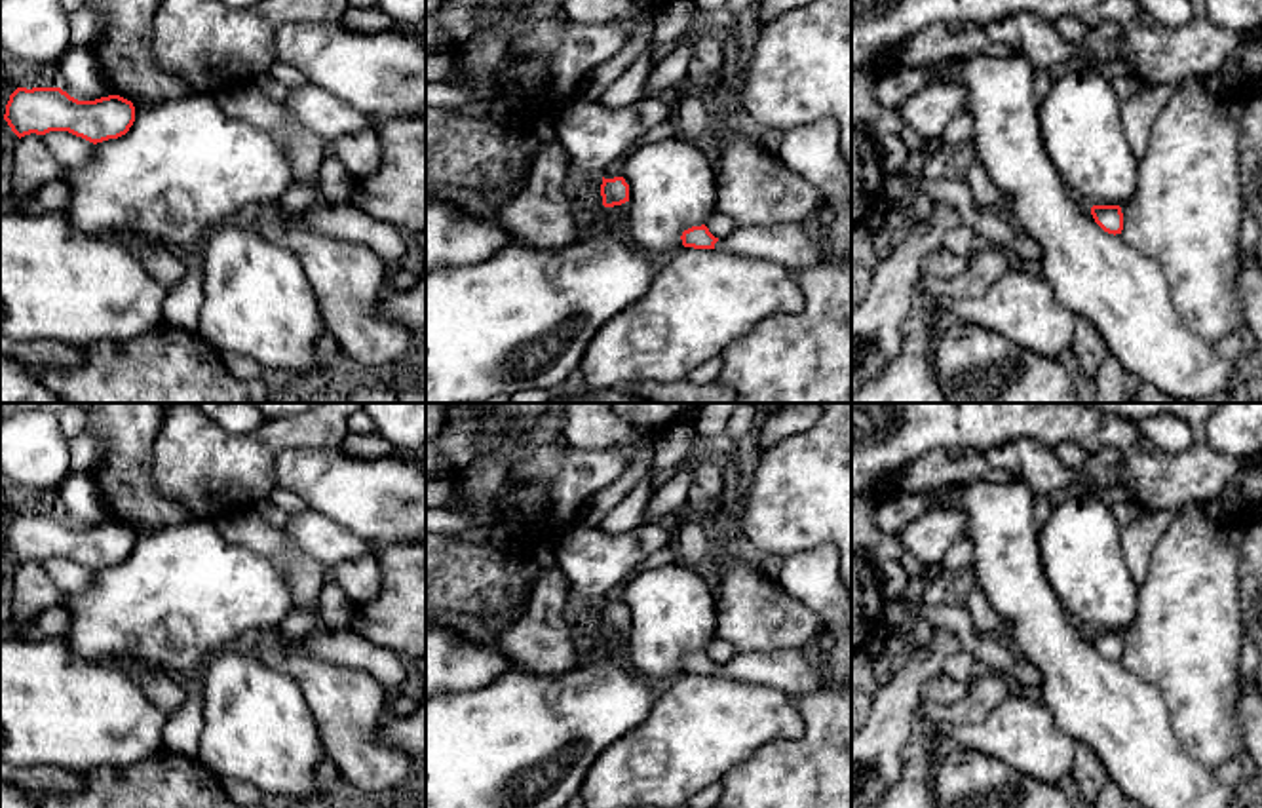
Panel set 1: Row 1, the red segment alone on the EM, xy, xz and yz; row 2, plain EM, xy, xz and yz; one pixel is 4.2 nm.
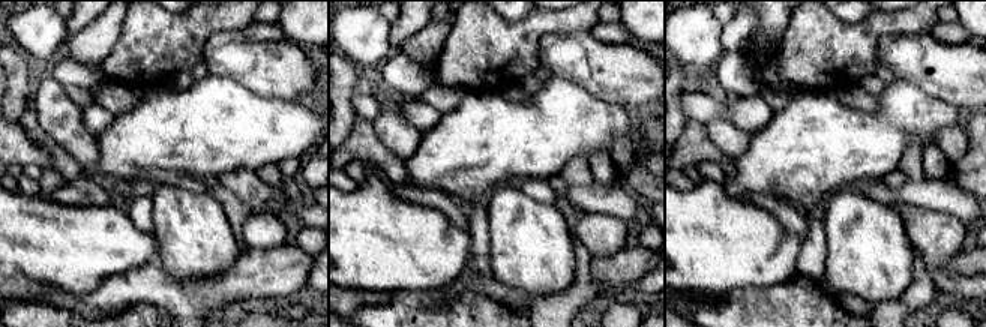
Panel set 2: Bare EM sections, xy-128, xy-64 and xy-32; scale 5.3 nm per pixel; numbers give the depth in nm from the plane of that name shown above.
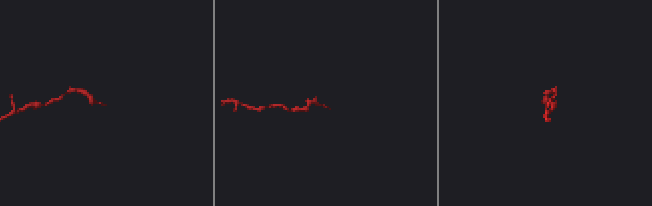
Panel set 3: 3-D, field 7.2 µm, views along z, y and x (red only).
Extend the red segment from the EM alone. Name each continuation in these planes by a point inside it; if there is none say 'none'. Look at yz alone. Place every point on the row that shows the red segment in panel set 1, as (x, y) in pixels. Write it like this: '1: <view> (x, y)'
none

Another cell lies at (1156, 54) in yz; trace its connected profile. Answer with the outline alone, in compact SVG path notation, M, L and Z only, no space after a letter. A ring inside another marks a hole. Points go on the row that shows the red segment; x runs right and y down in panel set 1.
M851 0L851 68L867 68L884 48L907 42L933 23L973 23L986 27L1009 13L1032 11L1051 23L1074 17L1087 29L1114 23L1121 29L1121 55L1142 84L1180 86L1190 76L1218 74L1237 61L1243 78L1232 84L1226 97L1247 99L1252 84L1262 78L1262 38L1251 40L1247 30L1216 27L1207 15L1197 15L1180 29L1169 29L1154 19L1137 0Z

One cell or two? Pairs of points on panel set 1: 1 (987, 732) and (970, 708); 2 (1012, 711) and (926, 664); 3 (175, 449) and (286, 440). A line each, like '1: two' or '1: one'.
1: two
2: two
3: one

